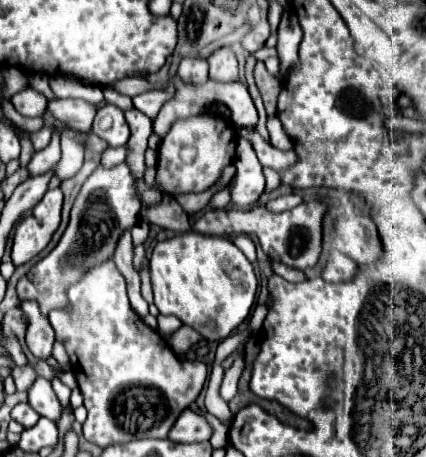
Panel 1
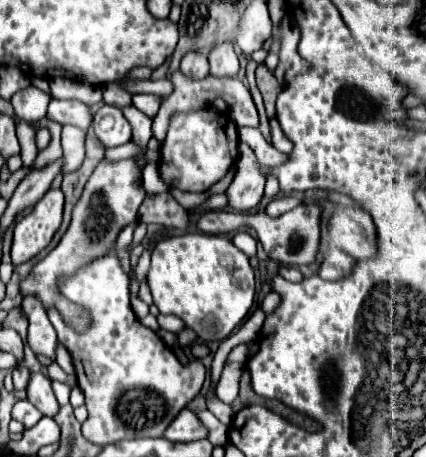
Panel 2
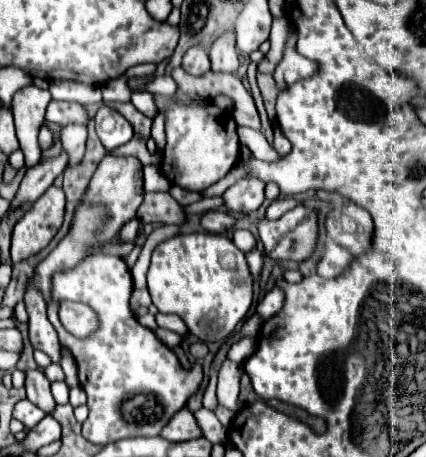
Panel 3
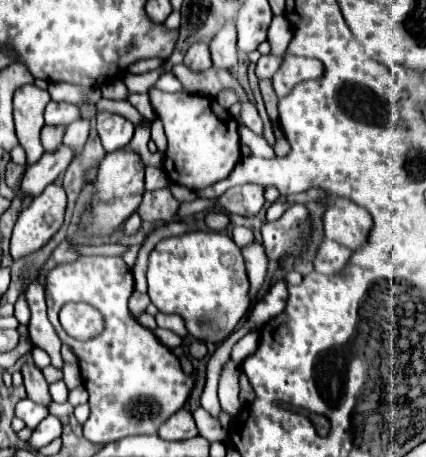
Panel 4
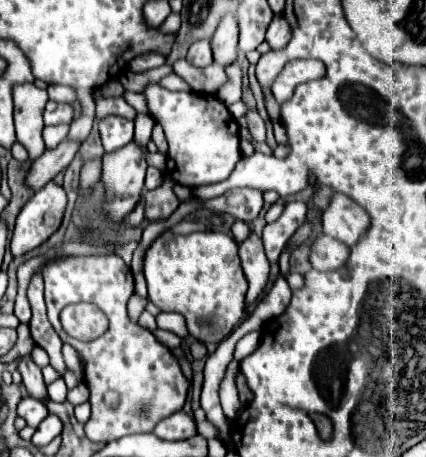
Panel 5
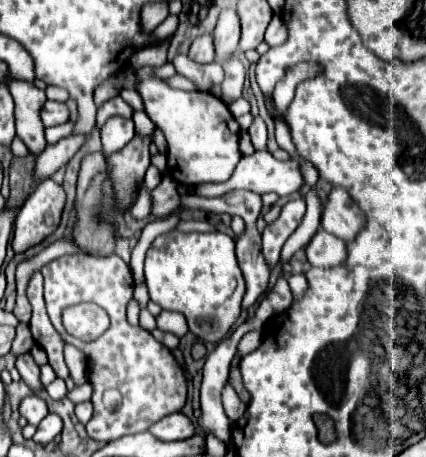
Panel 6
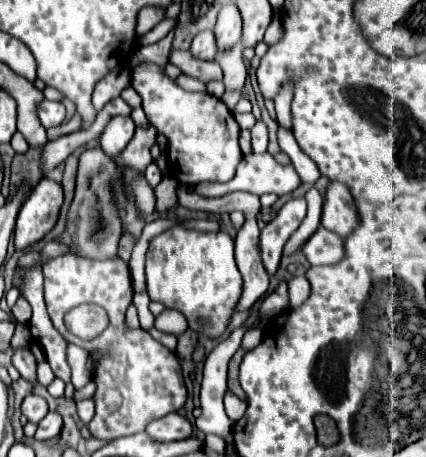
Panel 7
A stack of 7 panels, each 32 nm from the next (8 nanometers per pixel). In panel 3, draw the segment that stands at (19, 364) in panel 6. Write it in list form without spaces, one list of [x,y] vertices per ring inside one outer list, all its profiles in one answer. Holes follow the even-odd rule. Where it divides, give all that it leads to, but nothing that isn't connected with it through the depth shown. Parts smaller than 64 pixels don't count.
[[[24,370],[24,372],[26,372],[26,392],[28,392],[28,400],[34,402],[36,406],[40,406],[42,410],[46,410],[50,414],[52,408],[56,406],[52,394],[50,394],[50,382],[38,370]]]

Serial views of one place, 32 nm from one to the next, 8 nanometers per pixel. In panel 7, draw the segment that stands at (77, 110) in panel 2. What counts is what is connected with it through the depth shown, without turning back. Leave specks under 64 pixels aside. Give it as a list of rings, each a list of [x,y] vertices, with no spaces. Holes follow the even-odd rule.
[[[42,100],[36,108],[38,120],[44,128],[52,128],[52,126],[60,126],[64,122],[64,104],[62,102],[48,102]]]

